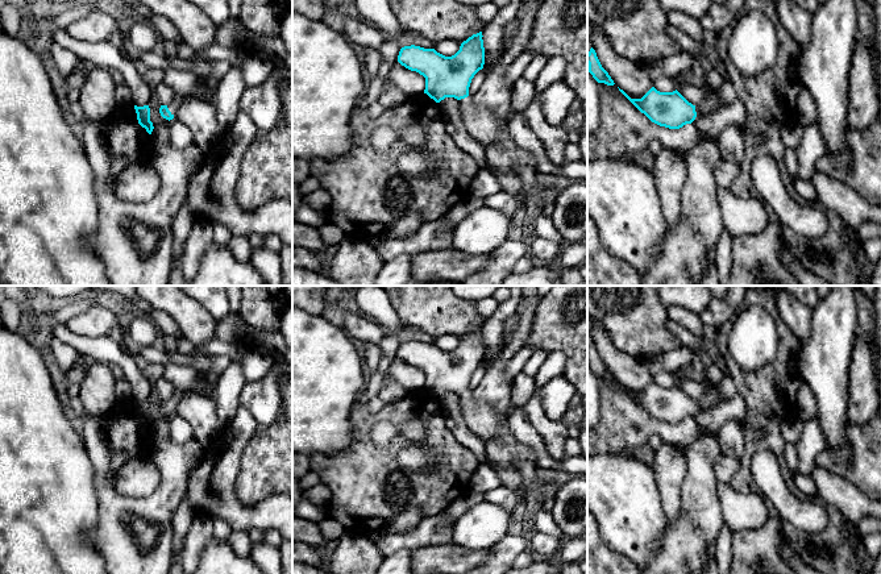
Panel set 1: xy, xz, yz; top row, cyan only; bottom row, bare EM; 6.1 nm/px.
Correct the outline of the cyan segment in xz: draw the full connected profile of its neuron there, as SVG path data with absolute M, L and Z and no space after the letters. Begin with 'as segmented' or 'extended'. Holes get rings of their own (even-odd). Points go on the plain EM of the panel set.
extended; M482 326L473 329L452 352L435 344L404 341L399 346L398 357L425 373L424 388L436 398L445 392L457 394L466 425L486 444L499 433L496 409L475 400L469 390L471 374L485 359L482 332Z

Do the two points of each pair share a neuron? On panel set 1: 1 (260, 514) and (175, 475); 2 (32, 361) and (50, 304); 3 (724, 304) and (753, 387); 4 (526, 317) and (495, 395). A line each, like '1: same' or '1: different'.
1: different
2: different
3: different
4: same

